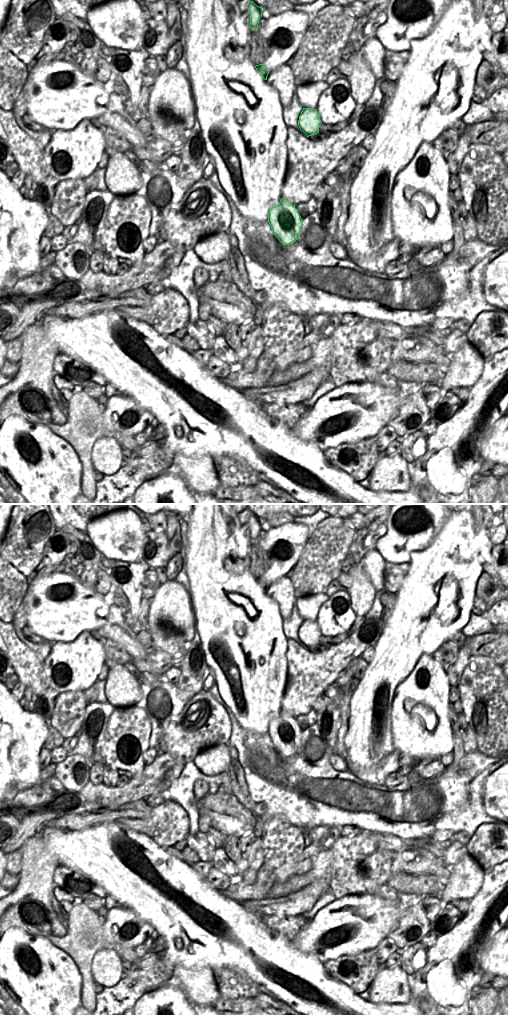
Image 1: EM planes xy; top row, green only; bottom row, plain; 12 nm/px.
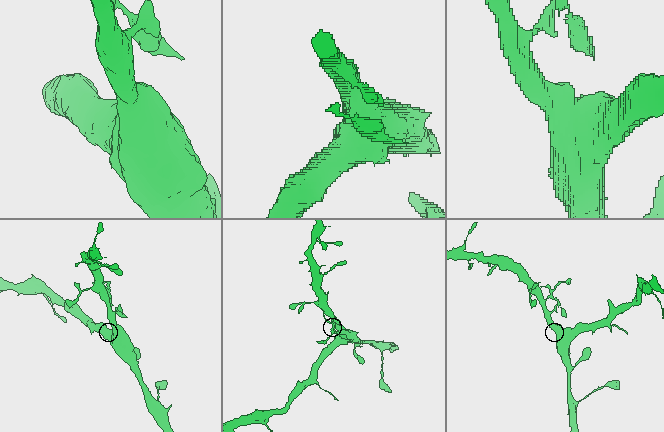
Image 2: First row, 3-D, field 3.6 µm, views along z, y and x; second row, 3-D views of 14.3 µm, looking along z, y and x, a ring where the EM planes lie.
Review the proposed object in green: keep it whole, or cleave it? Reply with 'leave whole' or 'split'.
split

